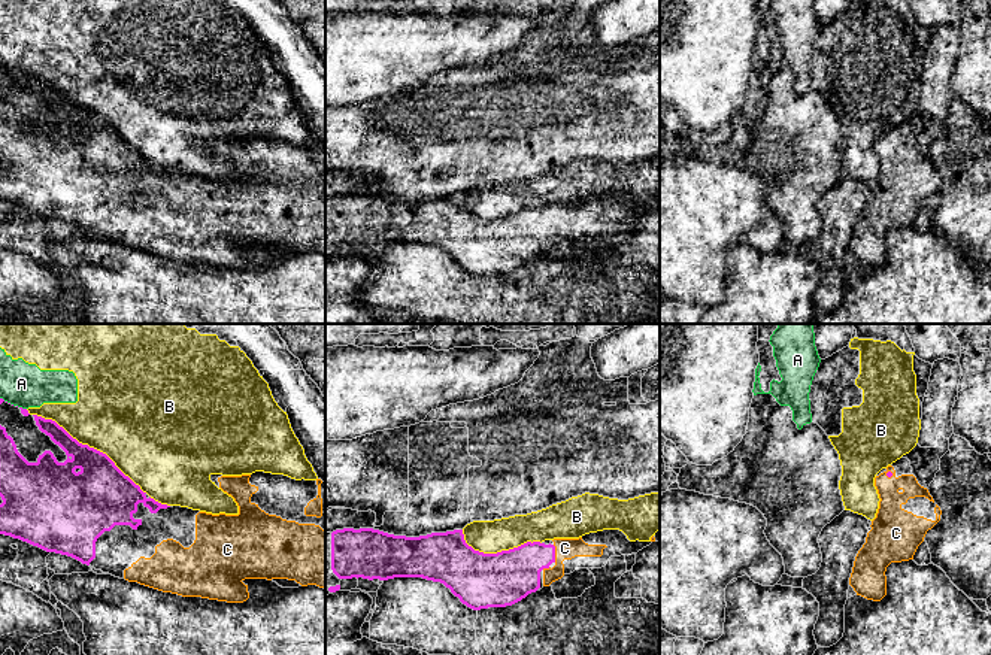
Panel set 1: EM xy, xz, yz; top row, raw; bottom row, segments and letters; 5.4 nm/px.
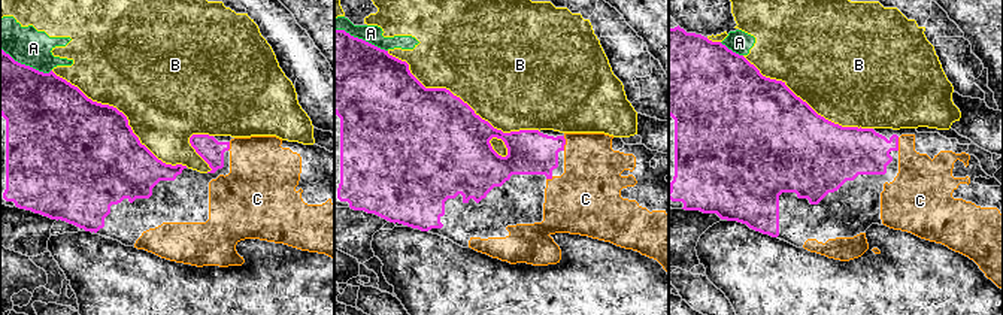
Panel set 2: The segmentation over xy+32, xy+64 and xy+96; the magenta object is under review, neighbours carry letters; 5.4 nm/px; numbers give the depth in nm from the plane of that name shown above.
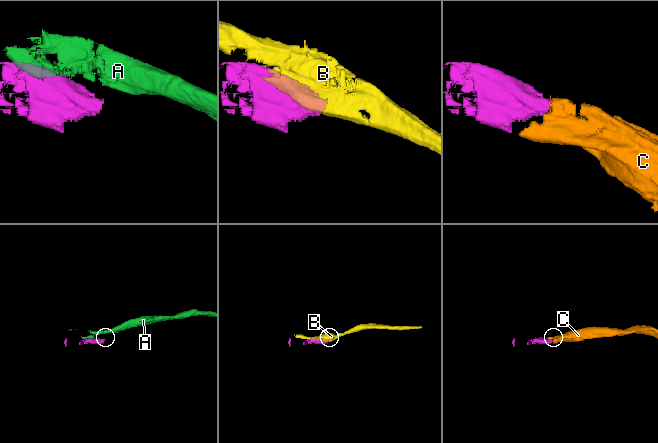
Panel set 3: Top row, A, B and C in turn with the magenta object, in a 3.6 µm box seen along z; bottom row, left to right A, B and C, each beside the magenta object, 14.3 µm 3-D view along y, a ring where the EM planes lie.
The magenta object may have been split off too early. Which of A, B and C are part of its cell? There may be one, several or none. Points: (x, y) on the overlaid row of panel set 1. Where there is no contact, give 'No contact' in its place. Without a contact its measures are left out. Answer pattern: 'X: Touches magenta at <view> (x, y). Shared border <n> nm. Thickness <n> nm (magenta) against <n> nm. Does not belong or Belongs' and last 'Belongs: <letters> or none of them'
A: Touches magenta at xy (6, 402). Shared border 90 nm. Thickness 20 nm (magenta) against 240 nm. Does not belong
B: Touches magenta at xy (88, 446). Shared border 750 nm. Thickness 320 nm (magenta) against 480 nm. Does not belong
C: Touches magenta at xz (554, 554). Shared border 100 nm. Thickness 260 nm (magenta) against 110 nm. Belongs
Belongs: C

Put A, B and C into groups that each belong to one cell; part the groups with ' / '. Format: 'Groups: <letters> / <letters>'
Groups: A / B / C

